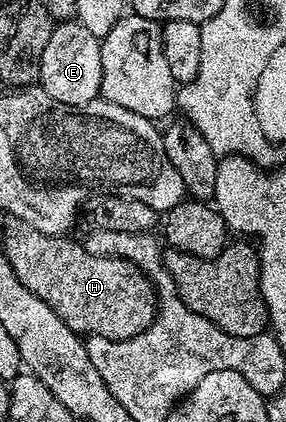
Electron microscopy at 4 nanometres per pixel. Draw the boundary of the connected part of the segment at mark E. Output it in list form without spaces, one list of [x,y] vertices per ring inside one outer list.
[[[76,19],[55,24],[41,55],[39,86],[50,98],[68,106],[86,106],[99,98],[102,81],[101,40]]]

